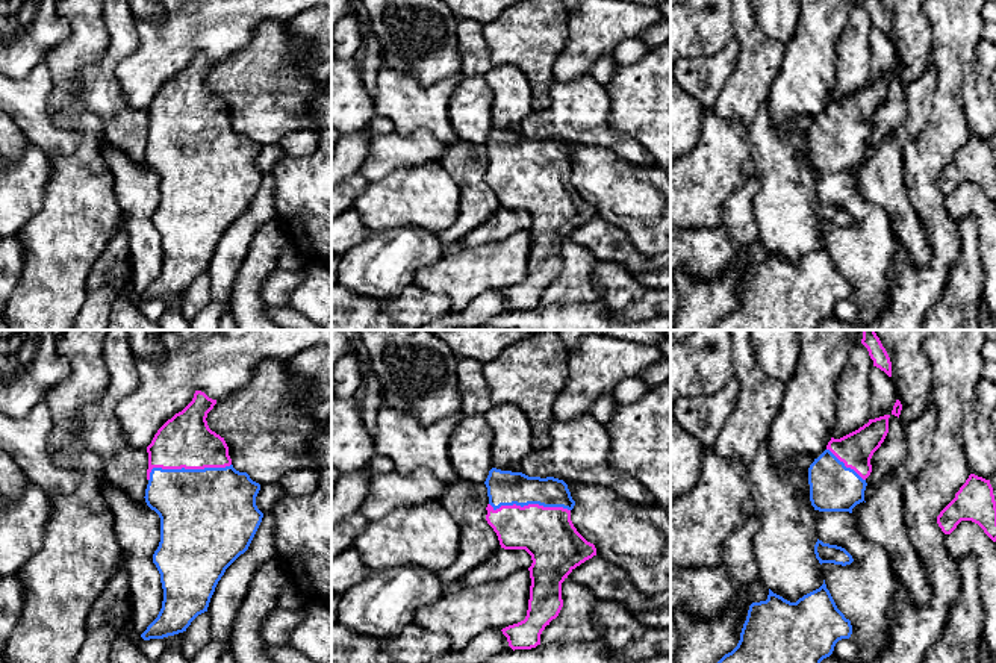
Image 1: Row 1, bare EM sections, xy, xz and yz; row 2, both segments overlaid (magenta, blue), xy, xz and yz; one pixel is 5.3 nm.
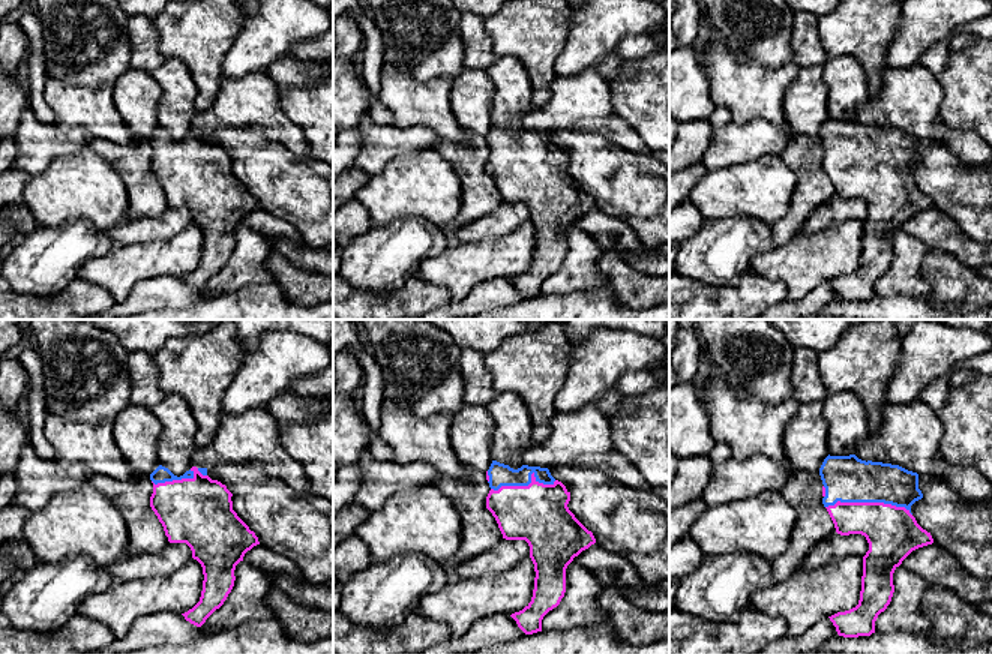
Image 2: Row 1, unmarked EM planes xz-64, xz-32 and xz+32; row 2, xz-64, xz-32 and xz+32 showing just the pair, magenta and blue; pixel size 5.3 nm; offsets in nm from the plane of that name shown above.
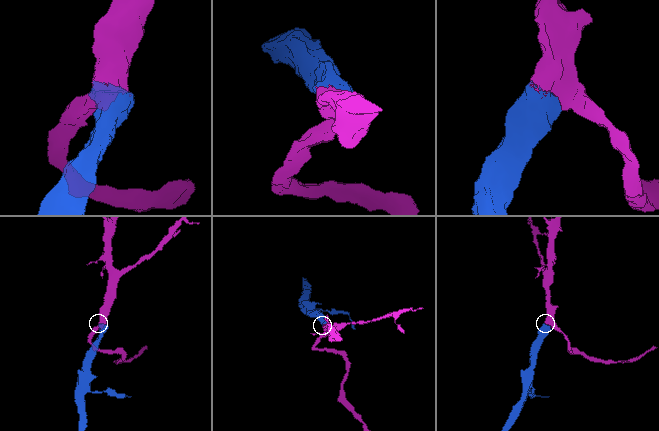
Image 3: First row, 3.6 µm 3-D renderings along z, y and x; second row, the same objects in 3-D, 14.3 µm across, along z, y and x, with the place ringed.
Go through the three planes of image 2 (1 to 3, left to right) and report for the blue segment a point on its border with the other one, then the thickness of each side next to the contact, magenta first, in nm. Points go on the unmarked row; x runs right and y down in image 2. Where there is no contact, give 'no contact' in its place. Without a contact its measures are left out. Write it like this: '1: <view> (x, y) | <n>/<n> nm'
1: xz-64 (174, 144) | 360/90 nm
2: xz-32 (524, 150) | 320/120 nm
3: xz+32 (869, 167) | 280/260 nm

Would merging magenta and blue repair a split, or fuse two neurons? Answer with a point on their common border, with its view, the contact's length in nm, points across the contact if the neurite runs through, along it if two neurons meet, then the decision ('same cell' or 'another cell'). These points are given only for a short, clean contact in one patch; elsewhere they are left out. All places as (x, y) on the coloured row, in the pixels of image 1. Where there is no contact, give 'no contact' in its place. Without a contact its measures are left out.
xy (185, 468) | 440 nm | same cell

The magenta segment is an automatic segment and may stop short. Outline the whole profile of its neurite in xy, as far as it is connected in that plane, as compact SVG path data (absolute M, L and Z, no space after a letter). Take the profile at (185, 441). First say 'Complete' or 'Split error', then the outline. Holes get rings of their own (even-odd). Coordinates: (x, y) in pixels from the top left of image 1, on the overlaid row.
Split error. M195 391L192 401L168 419L147 447L148 484L144 498L147 506L160 518L160 542L153 554L153 563L160 574L163 601L157 618L141 634L144 640L183 633L198 615L207 612L218 581L226 569L248 549L263 518L256 506L260 484L253 481L247 472L233 468L224 437L207 425L207 413L215 404L216 400Z

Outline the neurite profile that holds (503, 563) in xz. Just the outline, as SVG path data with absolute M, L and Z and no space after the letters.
M504 549L487 557L483 563L466 572L456 587L477 587L486 583L496 583L510 574L528 569L533 560L525 549Z

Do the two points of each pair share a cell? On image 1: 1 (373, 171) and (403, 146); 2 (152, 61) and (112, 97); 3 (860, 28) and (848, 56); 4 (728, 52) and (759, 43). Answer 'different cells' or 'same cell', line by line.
1: same cell
2: different cells
3: same cell
4: different cells

